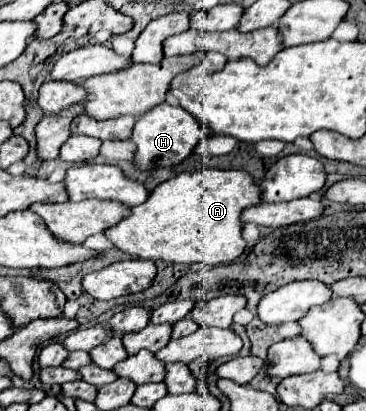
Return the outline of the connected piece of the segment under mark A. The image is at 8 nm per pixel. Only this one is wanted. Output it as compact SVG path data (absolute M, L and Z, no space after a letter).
M203 168L197 172L181 172L171 180L159 184L147 198L147 202L131 208L131 214L123 218L119 224L105 230L107 238L123 252L129 252L139 258L155 258L165 262L179 262L179 264L229 264L239 258L247 246L241 236L241 212L253 204L261 202L261 186L255 184L253 176L245 170L215 170Z

